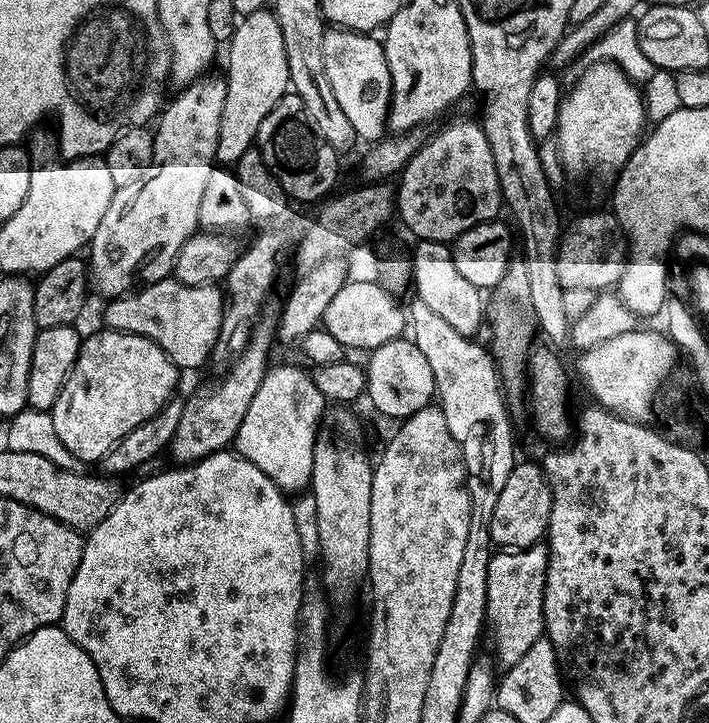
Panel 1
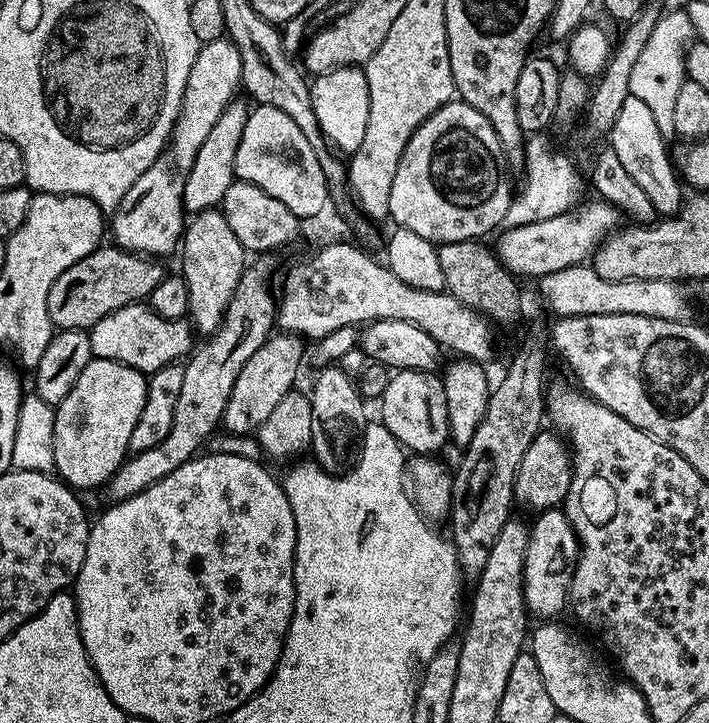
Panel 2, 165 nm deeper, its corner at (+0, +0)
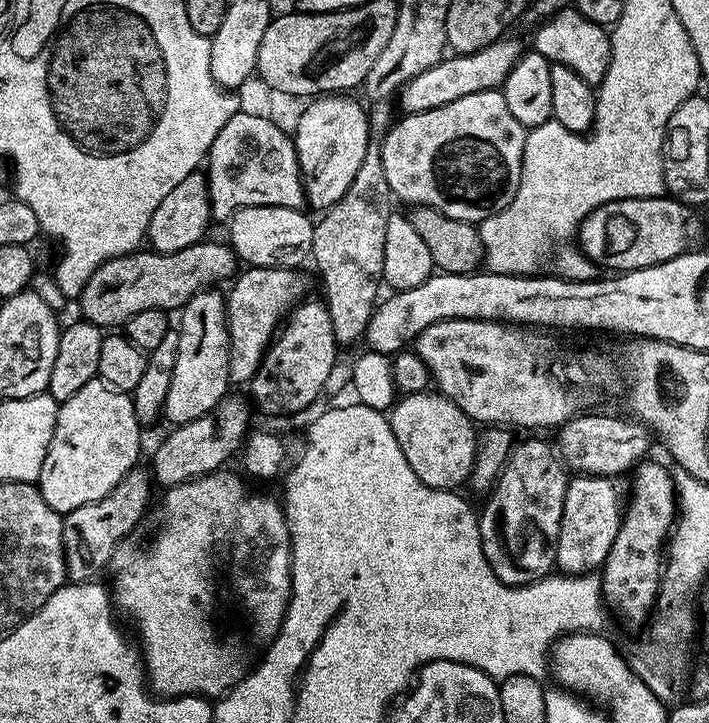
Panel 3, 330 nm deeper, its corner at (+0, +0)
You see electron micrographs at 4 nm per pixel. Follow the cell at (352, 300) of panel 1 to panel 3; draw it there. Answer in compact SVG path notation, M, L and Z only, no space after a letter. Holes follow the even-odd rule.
M443 320L442 322L434 322L434 326L426 326L426 330L422 330L422 334L416 337L414 341L414 351L428 368L431 383L435 385L440 395L447 398L448 401L454 402L455 408L464 412L477 425L503 426L509 430L517 430L516 428L552 428L551 430L556 430L568 420L573 420L575 416L581 415L587 409L584 408L587 404L595 402L598 393L605 388L606 384L615 380L616 368L606 357L599 356L596 352L584 352L581 356L572 356L569 360L560 361L556 357L556 350L548 336L551 335L545 334L532 326L521 326L498 320Z

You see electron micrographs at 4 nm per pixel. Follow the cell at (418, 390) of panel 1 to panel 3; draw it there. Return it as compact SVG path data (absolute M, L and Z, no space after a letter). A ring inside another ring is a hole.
M439 391L401 395L391 409L390 423L396 431L402 454L406 454L406 462L410 462L410 470L418 474L423 484L431 488L456 490L461 487L460 480L469 479L475 464L477 425Z

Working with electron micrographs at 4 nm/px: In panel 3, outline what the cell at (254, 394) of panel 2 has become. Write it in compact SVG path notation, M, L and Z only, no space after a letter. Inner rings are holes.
M230 394L221 399L219 406L202 418L170 430L172 432L159 444L152 458L150 474L157 485L169 488L219 471L225 465L223 463L243 447L250 430L248 412L236 404L234 396Z

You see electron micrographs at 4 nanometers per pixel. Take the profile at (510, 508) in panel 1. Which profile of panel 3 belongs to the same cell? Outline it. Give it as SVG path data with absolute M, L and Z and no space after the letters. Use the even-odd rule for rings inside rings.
M600 412L588 415L575 416L555 433L558 455L573 473L616 478L619 472L631 473L647 457L644 455L651 450L652 440L654 444L654 433L647 424L627 415L603 416Z

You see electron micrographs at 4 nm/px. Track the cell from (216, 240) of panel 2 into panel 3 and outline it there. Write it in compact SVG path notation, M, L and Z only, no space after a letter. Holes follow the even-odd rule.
M220 290L194 294L179 309L178 359L174 362L174 378L162 413L172 426L194 422L215 410L220 400L229 395L228 379L228 310L226 296Z

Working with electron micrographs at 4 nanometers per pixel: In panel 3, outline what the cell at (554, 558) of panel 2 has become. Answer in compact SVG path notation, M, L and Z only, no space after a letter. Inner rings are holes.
M583 474L569 479L556 547L556 568L561 573L570 576L595 573L610 554L610 546L614 546L614 538L618 538L622 519L622 496L620 500L616 483L615 479L606 476Z

